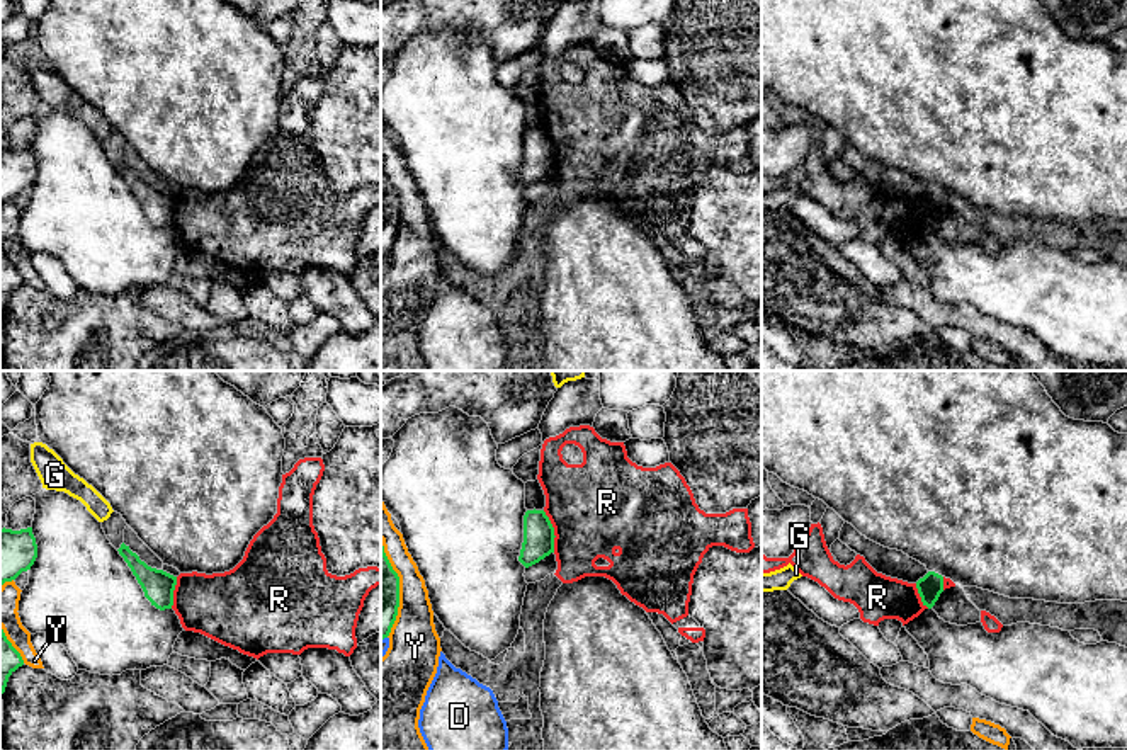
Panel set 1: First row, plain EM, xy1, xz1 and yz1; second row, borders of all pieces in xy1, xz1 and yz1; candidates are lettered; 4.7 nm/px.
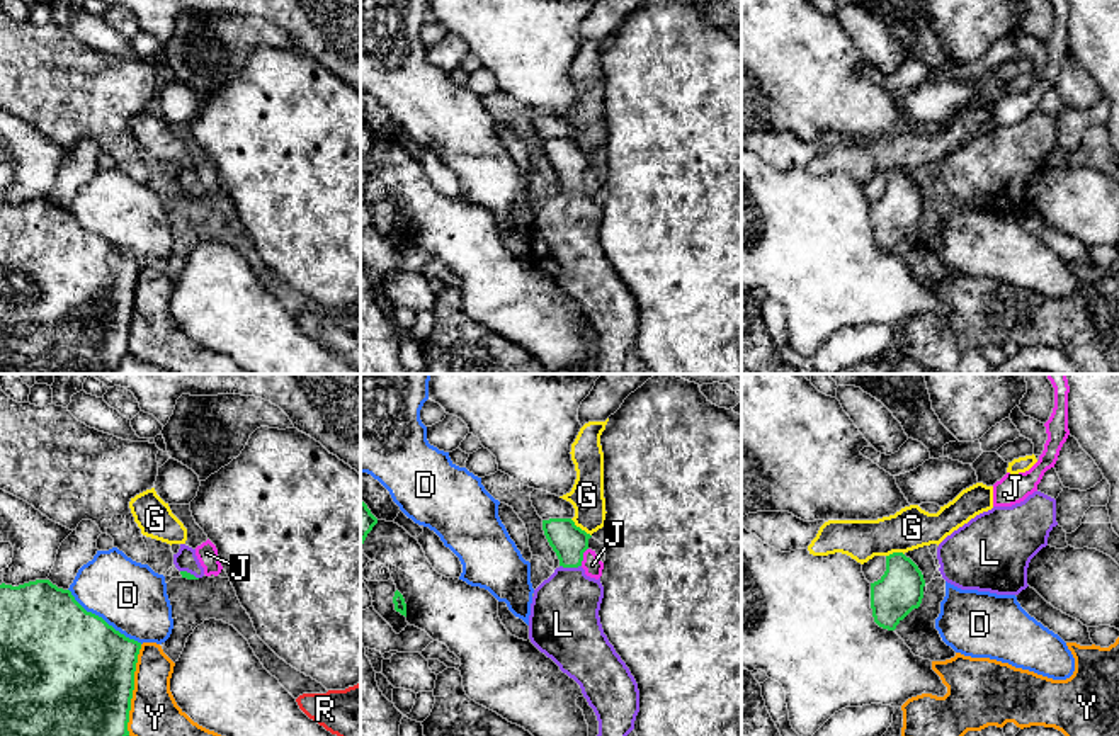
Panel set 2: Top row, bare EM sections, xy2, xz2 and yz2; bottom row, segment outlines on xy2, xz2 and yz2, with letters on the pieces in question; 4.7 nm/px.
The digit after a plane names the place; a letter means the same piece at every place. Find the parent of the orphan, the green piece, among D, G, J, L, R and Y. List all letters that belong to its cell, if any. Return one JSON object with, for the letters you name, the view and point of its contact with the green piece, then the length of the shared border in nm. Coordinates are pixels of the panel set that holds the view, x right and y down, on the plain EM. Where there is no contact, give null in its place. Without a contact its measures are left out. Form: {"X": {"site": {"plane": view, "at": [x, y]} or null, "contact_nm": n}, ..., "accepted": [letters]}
{"L": {"site": {"plane": "xz2", "at": [570, 186]}, "contact_nm": 100}, "accepted": ["L"]}

